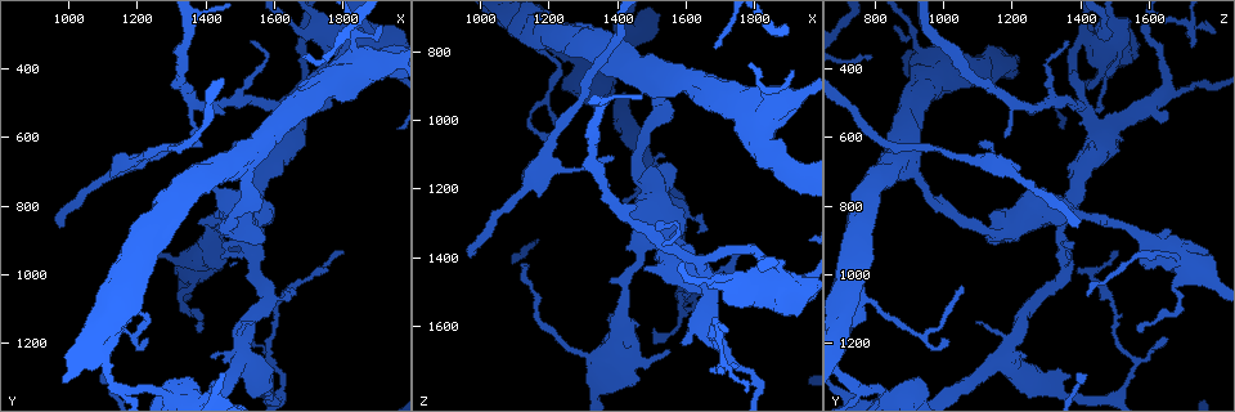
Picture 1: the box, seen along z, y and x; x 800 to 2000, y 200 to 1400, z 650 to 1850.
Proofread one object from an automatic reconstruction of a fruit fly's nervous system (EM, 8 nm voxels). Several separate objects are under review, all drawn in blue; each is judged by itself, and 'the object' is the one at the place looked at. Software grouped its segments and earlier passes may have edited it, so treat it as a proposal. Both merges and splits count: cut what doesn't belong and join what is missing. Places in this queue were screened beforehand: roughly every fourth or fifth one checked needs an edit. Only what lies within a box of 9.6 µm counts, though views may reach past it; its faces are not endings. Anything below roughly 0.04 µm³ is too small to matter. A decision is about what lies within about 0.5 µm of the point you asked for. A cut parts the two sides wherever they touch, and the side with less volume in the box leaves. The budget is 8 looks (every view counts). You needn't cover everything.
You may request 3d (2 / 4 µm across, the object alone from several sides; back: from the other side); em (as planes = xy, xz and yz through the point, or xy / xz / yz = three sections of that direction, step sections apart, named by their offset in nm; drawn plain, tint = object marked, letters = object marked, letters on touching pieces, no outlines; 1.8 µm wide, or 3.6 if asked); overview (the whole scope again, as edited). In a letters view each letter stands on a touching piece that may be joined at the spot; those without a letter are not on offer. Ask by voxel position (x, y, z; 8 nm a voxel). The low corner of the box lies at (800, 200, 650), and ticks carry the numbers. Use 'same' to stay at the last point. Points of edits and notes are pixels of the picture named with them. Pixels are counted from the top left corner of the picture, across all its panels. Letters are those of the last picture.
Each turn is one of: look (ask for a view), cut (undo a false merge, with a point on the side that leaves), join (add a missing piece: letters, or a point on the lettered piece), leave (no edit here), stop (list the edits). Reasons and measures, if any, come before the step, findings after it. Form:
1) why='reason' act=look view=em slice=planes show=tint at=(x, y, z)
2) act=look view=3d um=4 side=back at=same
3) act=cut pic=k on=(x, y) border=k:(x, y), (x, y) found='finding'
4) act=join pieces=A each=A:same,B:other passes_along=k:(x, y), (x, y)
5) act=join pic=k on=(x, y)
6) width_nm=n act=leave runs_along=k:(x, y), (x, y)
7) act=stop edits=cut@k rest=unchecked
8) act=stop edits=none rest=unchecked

why='calibre changes' act=look view=3d um=4 at=(1170, 680, 1160)

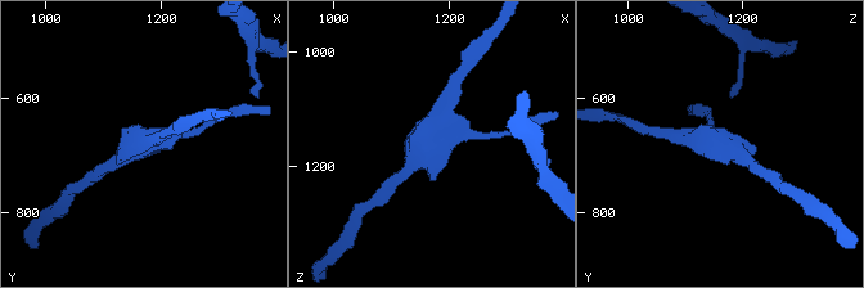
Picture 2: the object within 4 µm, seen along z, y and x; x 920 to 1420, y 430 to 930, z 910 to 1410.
act=look view=em slice=xz step=8 show=tint at=(1165, 680, 1155)

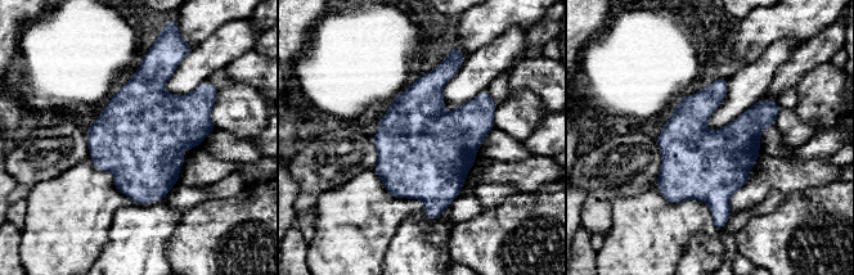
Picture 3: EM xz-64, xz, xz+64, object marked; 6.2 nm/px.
act=look view=em slice=planes show=letters at=same

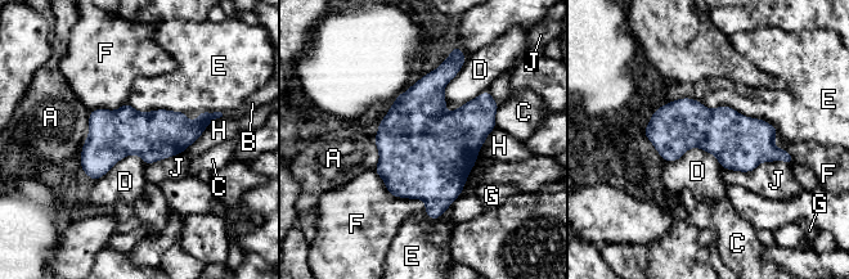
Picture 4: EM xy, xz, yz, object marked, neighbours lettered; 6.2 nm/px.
width_nm=320 act=leave each=A:other,B:other,C:other,D:other,E:other,F:other,G:other,H:other,J:other border=4:(466, 61), (445, 88), (447, 112) found='continuous, no second cell'

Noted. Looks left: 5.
why='branch stops here' act=look view=3d um=4 at=(980, 860, 1390)

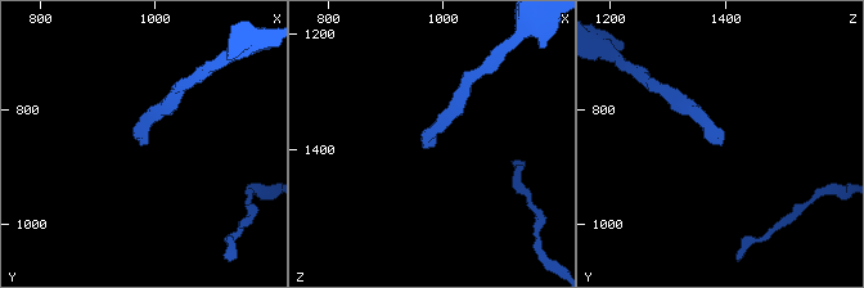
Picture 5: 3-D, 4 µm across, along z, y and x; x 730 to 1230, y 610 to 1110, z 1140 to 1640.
why='now the EM' act=look view=em slice=planes show=plain at=(980, 865, 1380)

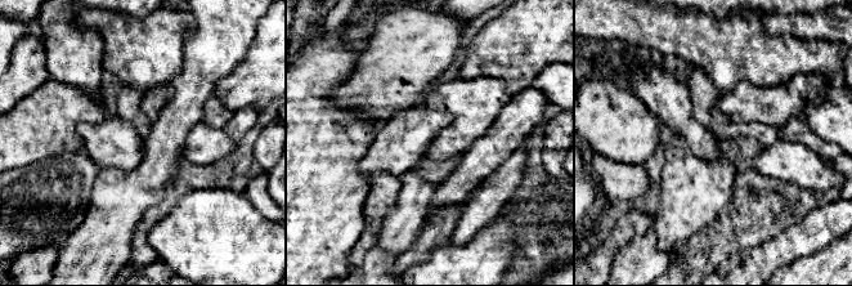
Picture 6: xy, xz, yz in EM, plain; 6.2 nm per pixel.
why='what lies round it' act=look view=em slice=planes show=letters at=same

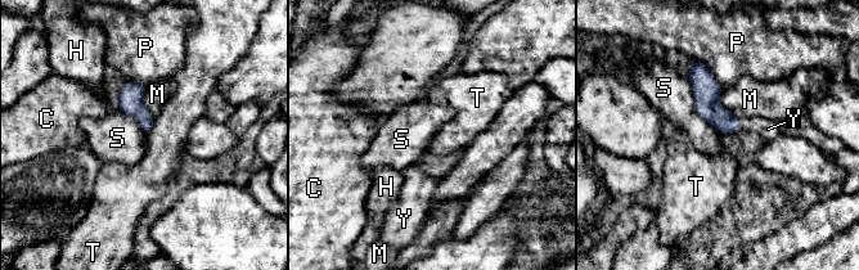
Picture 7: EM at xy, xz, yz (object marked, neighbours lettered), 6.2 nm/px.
width_nm=100 act=join pieces=Y each=C:other,H:other,M:other,P:other,S:other,T:other,Y:same passes_along=7:(724, 121), (738, 124), (768, 129) found='it goes on there'

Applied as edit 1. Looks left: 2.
act=stop edits=join@7 rest=unchecked

